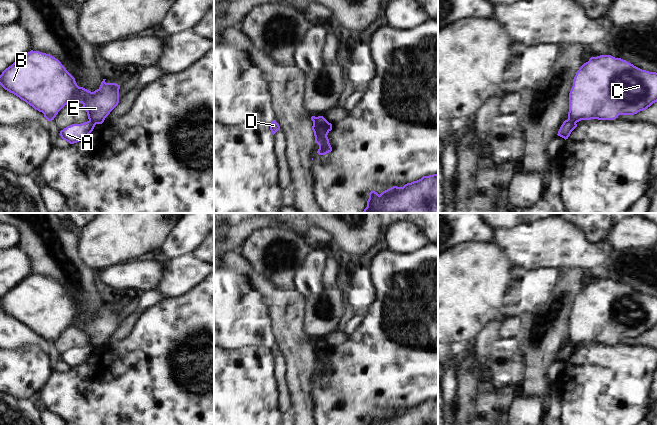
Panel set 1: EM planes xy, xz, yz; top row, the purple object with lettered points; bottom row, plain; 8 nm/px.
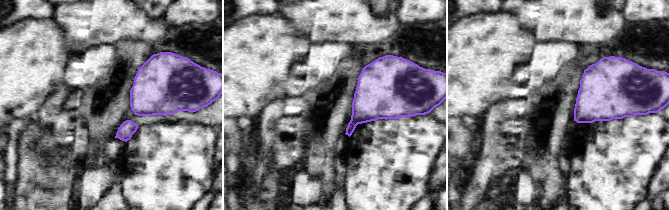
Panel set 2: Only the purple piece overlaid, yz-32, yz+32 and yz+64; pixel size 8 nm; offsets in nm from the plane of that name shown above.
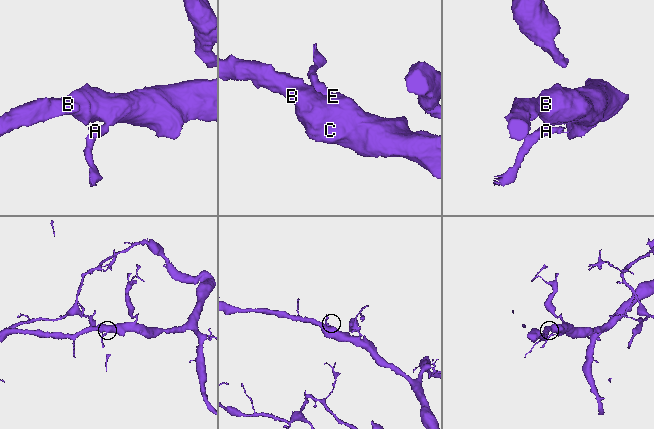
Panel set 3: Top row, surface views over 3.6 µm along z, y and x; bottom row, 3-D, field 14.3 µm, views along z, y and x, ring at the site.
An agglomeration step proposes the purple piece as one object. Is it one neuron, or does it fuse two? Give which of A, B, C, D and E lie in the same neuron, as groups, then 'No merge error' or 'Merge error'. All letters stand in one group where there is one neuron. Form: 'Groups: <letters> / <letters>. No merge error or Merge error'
Groups: A / B C D E. Merge error.

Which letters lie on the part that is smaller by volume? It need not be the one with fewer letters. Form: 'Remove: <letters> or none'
Remove: A

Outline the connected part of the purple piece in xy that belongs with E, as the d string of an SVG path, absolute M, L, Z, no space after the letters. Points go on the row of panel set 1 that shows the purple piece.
M31 50L0 75L0 85L10 93L42 112L50 122L54 120L58 112L67 104L82 103L82 108L87 112L88 119L95 124L102 124L105 118L119 103L120 85L106 83L103 79L100 87L91 92L79 87L75 78L66 70L61 62L50 54Z

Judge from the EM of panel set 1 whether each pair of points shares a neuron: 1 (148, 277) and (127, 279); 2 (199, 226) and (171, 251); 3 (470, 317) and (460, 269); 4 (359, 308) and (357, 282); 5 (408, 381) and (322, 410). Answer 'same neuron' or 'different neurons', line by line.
1: same neuron
2: same neuron
3: same neuron
4: same neuron
5: same neuron

